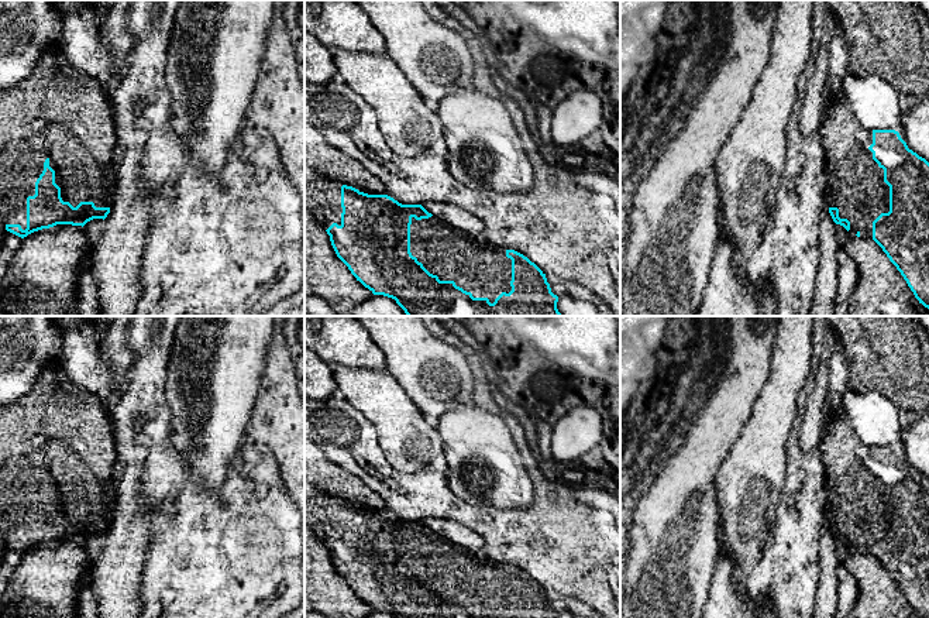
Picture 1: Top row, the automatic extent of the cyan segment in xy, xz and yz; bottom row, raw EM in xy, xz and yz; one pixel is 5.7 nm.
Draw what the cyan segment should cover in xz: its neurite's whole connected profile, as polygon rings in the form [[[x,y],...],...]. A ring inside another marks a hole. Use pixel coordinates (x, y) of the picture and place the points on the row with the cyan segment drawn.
[[[304,168],[304,189],[316,220],[330,236],[337,257],[374,295],[396,301],[407,316],[562,316],[546,274],[527,257],[445,224],[422,205],[402,205],[388,195],[368,195],[317,169]]]

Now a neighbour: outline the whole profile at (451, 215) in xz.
[[[429,200],[422,206],[445,224],[464,233],[469,233],[472,236],[484,236],[485,233],[484,222],[464,207],[438,200]]]

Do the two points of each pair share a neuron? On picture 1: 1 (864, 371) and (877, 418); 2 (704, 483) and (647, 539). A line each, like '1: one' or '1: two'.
1: two
2: one

